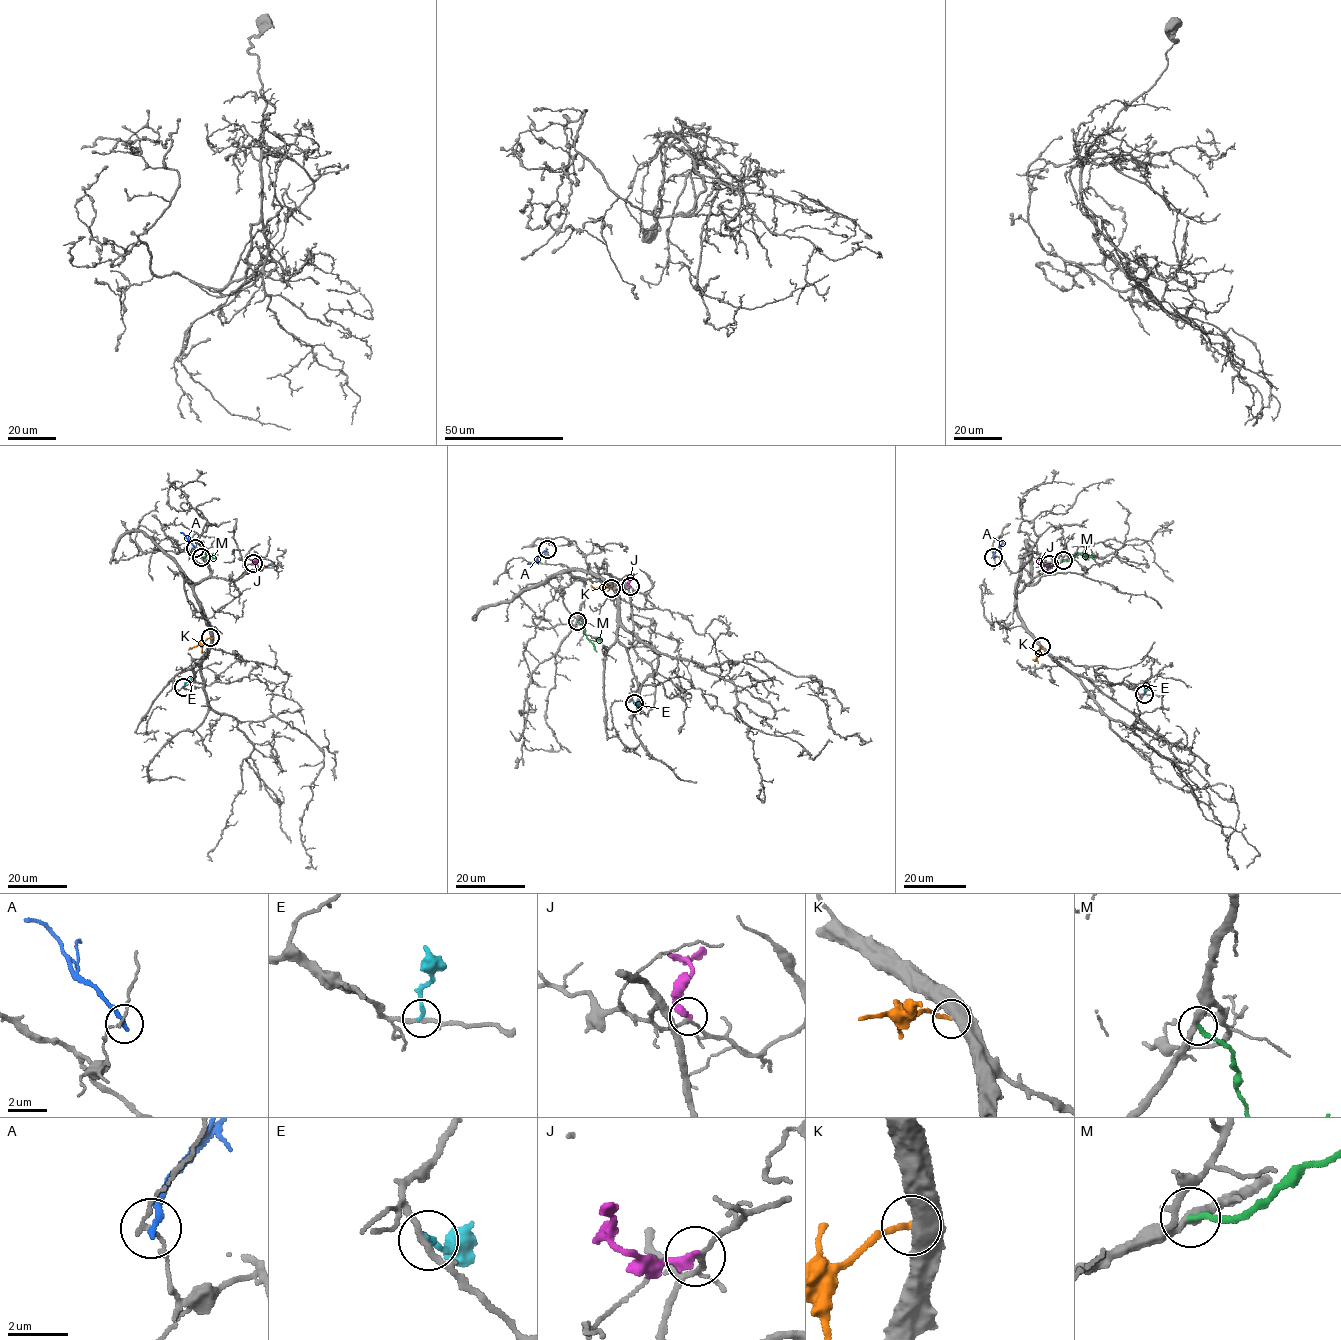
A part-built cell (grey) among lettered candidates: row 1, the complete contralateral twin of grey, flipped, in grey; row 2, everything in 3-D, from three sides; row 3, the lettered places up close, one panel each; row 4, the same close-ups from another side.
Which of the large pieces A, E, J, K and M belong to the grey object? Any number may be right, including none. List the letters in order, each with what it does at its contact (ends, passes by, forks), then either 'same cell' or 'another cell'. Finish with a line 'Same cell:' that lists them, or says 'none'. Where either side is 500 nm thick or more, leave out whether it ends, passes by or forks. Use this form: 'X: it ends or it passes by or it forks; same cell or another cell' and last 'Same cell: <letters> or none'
A: it ends; another cell
E: it ends; another cell
J: it ends; another cell
K: another cell
M: it ends; another cell
Same cell: none

